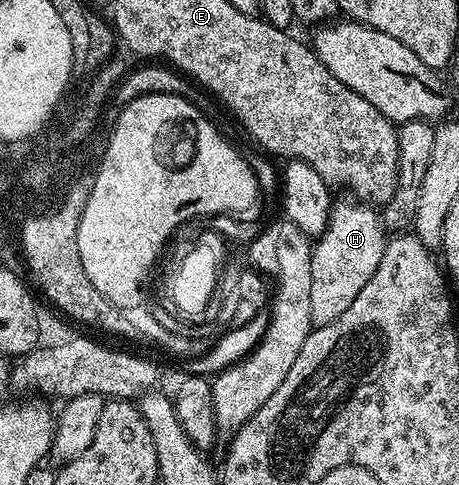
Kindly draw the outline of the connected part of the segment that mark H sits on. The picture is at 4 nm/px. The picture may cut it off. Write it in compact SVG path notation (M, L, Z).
M337 201L330 207L328 226L313 244L311 260L311 320L314 327L327 325L351 306L359 291L379 266L387 234L380 215L360 202Z

